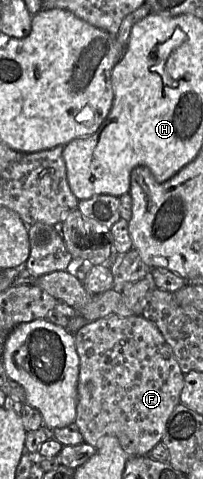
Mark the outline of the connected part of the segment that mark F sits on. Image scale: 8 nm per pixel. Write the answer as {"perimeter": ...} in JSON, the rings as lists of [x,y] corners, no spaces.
{"perimeter":[[[136,314],[129,317],[110,315],[94,321],[90,321],[74,334],[74,338],[76,350],[80,358],[80,371],[77,386],[77,413],[74,423],[78,426],[84,438],[84,442],[96,447],[99,439],[106,435],[111,435],[118,438],[121,446],[131,456],[149,456],[151,450],[162,441],[166,429],[166,423],[171,413],[173,412],[175,407],[179,403],[181,403],[180,394],[184,387],[185,374],[182,372],[172,348],[167,343],[162,333],[155,324],[144,318],[142,315]]]}

